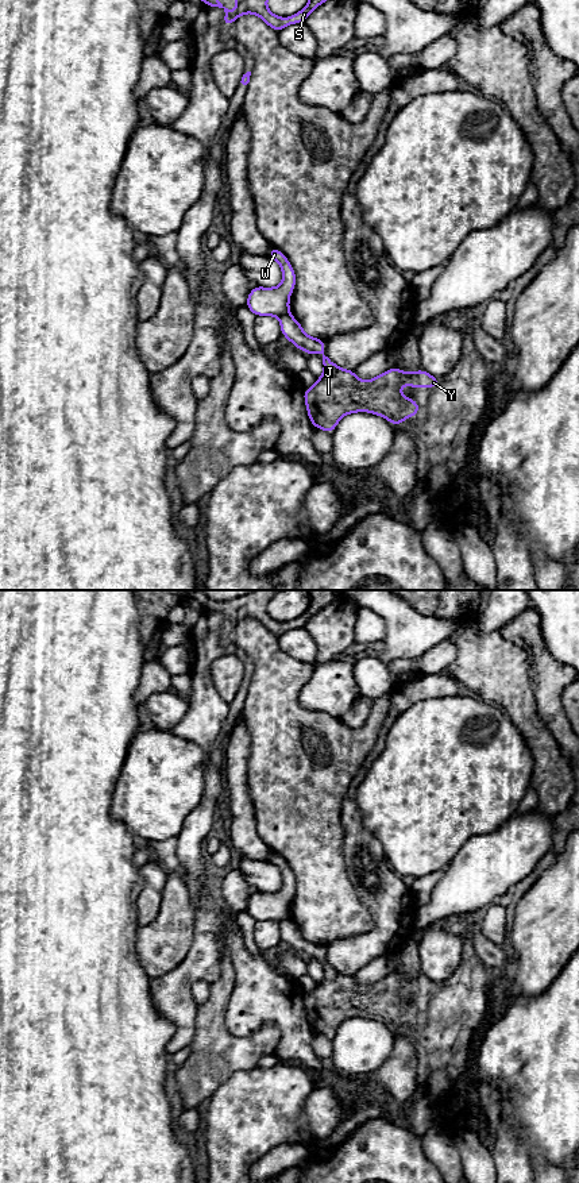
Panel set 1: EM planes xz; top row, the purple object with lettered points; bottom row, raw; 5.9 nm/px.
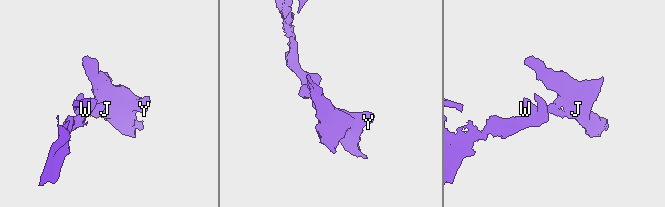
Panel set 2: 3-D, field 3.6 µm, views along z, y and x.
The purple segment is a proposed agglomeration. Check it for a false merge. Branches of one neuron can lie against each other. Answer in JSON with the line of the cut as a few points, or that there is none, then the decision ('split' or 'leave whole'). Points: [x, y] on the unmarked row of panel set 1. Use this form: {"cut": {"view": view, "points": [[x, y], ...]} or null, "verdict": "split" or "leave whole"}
{"cut": {"view": "xz", "points": [[288, 917], [280, 923]]}, "verdict": "split"}

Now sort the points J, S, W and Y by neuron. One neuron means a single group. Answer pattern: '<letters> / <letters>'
J Y / S W

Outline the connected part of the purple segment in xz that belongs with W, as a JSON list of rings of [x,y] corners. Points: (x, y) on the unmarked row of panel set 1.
[[[275,852],[267,856],[267,862],[281,871],[283,883],[277,893],[254,891],[247,902],[246,912],[255,921],[283,921],[289,918],[289,902],[296,893],[296,876],[286,860]]]

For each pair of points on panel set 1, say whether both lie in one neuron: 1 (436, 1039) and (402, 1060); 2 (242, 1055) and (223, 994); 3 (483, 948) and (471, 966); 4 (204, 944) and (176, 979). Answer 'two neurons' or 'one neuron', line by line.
1: two neurons
2: one neuron
3: two neurons
4: one neuron

